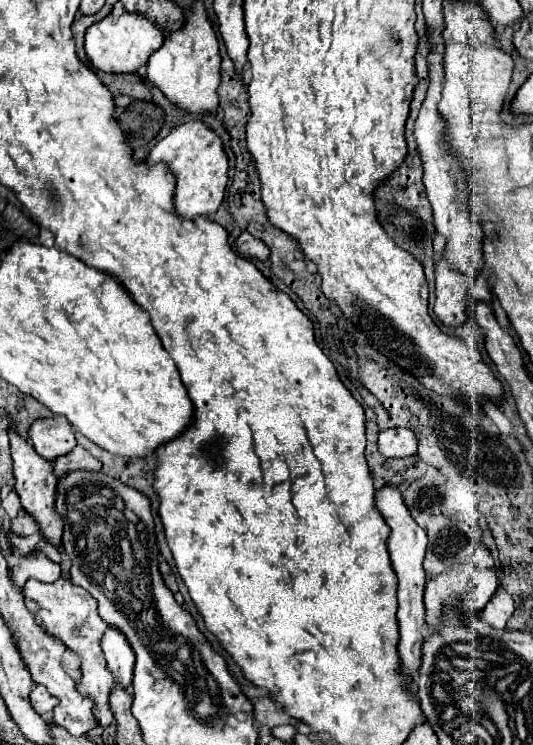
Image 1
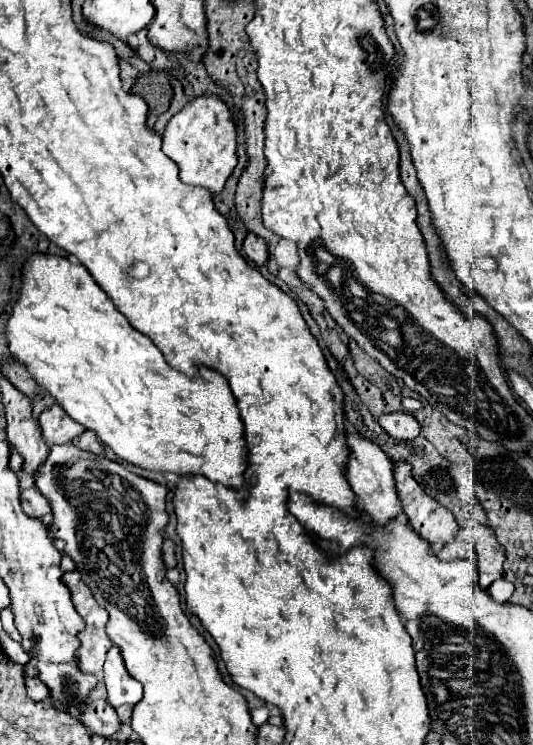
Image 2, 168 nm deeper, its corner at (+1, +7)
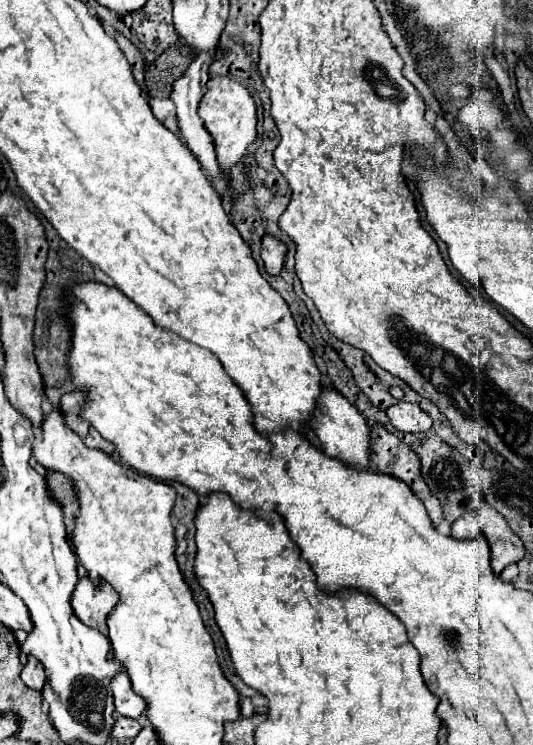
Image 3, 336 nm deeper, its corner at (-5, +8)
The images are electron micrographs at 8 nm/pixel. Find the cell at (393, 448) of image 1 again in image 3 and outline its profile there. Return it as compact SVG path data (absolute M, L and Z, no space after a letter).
M400 402L394 404L386 410L390 422L394 424L396 430L400 432L426 432L432 426L432 418L428 414L424 414L420 410L418 404L410 404L410 402Z

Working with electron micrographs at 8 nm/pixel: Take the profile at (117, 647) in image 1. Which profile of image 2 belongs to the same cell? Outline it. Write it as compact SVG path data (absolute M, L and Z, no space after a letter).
M112 647L104 663L106 701L116 709L120 705L136 705L142 699L142 685L130 677L118 647Z

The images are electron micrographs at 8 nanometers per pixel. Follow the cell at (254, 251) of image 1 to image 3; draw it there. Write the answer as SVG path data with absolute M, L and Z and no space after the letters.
M264 236L262 238L262 260L264 260L264 266L266 266L266 272L268 274L280 274L282 266L284 266L284 254L286 254L286 244L280 242L278 238L274 236Z

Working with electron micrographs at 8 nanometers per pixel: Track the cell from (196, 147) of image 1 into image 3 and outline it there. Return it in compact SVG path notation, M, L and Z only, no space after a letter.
M226 76L208 80L208 92L198 104L198 116L204 120L204 128L214 140L216 158L224 172L230 172L232 166L236 166L244 156L248 146L256 140L256 104L248 90Z

